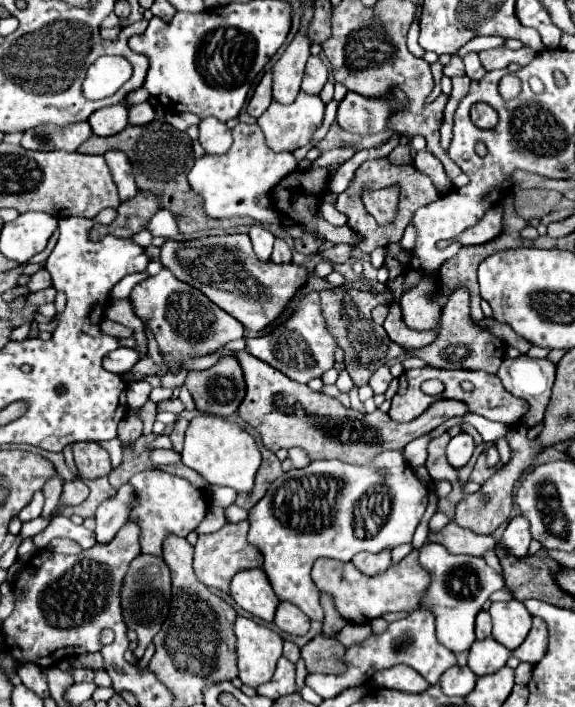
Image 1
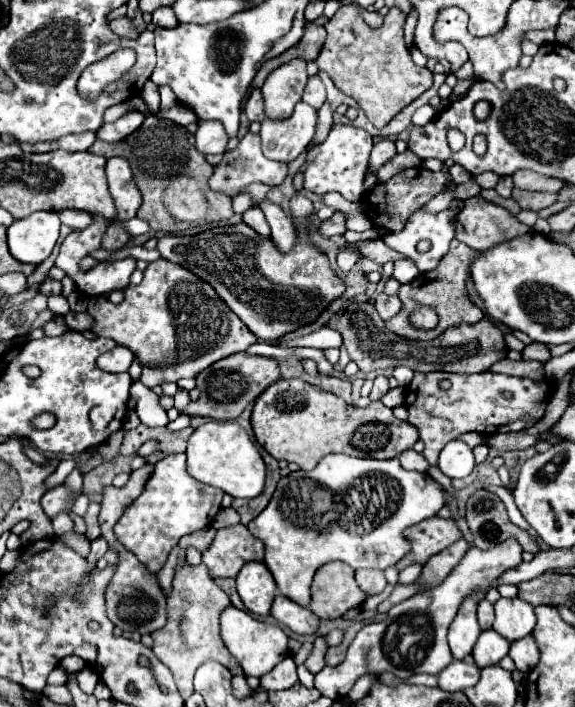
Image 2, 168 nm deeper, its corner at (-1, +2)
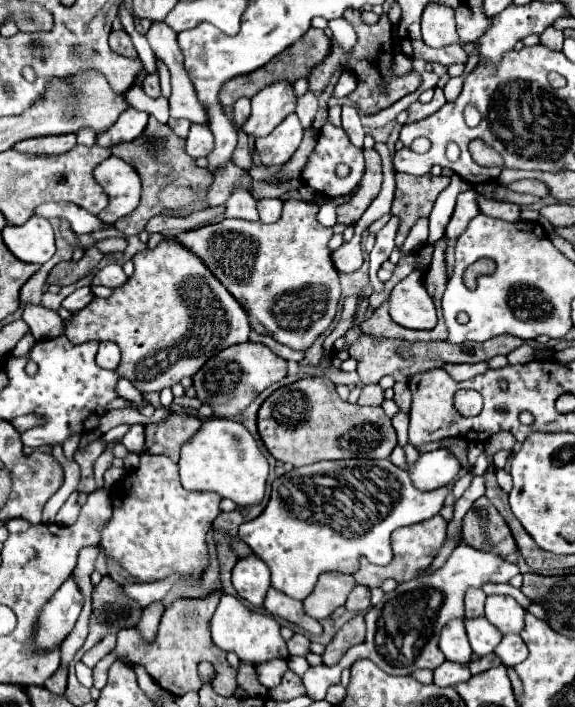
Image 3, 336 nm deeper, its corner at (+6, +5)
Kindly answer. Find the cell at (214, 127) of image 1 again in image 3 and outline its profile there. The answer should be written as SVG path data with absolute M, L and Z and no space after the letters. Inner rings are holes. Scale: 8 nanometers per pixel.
M191 124L187 136L187 154L191 158L207 156L213 150L213 132L207 124Z

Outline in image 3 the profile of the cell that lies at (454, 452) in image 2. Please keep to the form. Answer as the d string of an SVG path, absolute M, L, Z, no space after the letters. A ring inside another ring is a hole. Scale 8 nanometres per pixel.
M447 448L425 452L413 466L409 466L413 484L419 490L433 490L439 486L447 486L459 476L459 472L461 462Z

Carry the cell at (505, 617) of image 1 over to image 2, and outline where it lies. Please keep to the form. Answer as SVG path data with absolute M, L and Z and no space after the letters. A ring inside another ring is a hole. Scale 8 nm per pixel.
M498 599L494 603L496 619L494 619L494 631L504 635L510 643L518 641L532 633L536 617L534 607L530 603L524 603L522 599Z

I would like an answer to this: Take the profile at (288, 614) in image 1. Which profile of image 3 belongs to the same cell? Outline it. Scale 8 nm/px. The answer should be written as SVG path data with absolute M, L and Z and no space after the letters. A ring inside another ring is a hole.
M271 588L271 590L267 592L267 596L265 596L265 608L267 608L269 614L279 616L279 618L285 618L285 620L289 620L291 624L301 626L303 630L307 630L307 632L313 634L313 636L317 636L317 634L323 632L321 624L319 624L315 618L311 618L311 616L305 614L303 604L301 604L299 600L293 600L293 598L285 596L283 592L279 592L279 590L275 590L275 588Z

